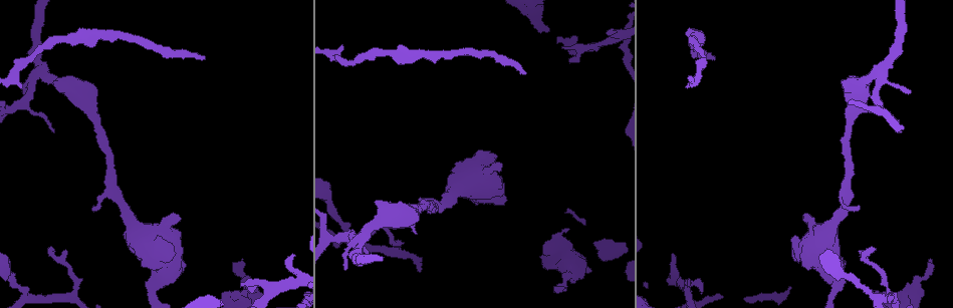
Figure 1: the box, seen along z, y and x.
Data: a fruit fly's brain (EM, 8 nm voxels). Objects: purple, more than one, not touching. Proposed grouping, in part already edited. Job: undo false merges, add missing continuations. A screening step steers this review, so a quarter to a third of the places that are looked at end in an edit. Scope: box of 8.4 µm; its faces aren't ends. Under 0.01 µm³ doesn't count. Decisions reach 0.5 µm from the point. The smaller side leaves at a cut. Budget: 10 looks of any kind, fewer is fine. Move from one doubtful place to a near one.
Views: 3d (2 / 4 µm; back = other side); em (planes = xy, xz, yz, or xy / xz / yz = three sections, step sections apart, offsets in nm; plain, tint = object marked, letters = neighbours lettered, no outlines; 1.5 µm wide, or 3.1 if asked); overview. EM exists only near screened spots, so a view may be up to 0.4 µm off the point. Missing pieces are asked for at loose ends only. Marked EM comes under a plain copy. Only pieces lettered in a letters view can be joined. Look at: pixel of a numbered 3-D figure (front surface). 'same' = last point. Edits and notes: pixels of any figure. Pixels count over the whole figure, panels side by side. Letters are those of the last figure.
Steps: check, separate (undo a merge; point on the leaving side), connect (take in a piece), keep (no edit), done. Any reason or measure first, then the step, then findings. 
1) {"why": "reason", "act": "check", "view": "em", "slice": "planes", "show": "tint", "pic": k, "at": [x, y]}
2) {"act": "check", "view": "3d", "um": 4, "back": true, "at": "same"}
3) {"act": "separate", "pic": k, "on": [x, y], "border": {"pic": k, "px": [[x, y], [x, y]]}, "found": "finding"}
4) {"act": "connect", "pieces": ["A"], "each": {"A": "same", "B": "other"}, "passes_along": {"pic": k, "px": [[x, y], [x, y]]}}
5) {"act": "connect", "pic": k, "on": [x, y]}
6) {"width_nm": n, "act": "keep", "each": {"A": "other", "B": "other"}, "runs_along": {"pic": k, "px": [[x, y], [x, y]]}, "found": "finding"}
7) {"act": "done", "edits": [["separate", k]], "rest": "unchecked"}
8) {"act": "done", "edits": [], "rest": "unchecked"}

{"why": "tapers out", "act": "check", "view": "em", "slice": "planes", "show": "letters", "pic": 1, "at": [376, 232]}

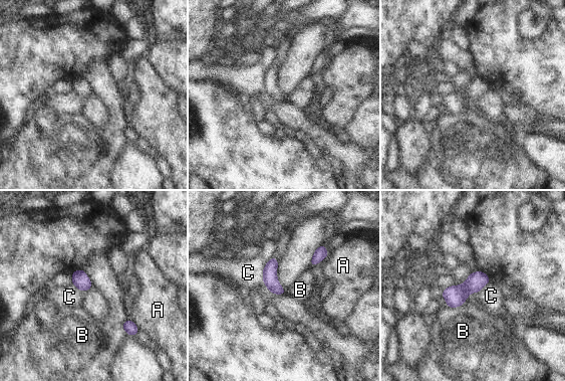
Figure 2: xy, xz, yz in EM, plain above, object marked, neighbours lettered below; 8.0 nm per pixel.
{"longest_contact_nm": ["C", 320], "act": "keep", "each": {"A": "other", "B": "other", "C": "other"}, "border": {"pic": 2, "px": [[271, 256], [263, 283], [282, 295]]}, "found": "none of them fits"}

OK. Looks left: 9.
{"why": "tapers out", "act": "check", "view": "em", "slice": "planes", "show": "letters", "pic": 1, "at": [23, 92]}

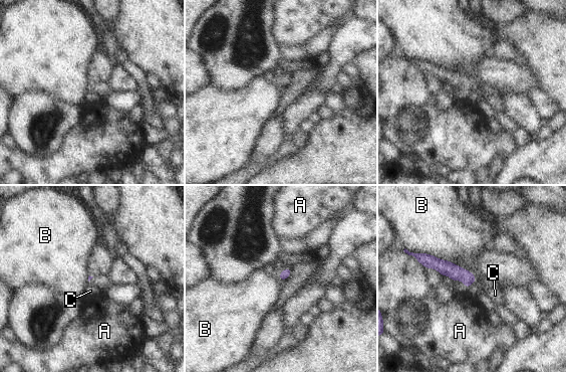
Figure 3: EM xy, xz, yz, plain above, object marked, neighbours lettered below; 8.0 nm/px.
{"act": "keep", "each": {"A": "other", "B": "other", "C": "other"}, "border": {"pic": 3, "px": [[404, 247], [453, 263]]}, "found": "no lettered piece goes on from it"}

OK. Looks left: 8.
{"why": "tapers out", "act": "check", "view": "em", "slice": "yz", "step": 4, "show": "tint", "pic": 1, "at": [701, 288]}

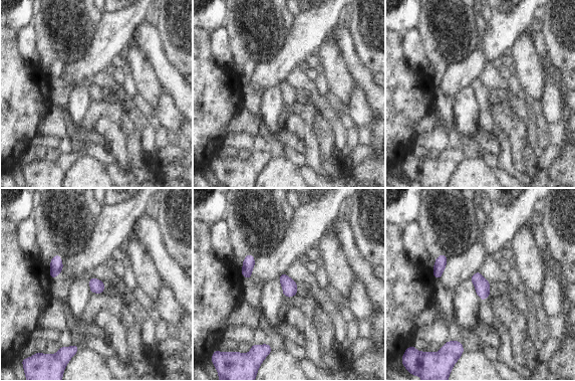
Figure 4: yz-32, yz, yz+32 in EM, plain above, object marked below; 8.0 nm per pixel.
{"why": "another direction", "act": "check", "view": "em", "slice": "planes", "show": "letters", "at": "same"}

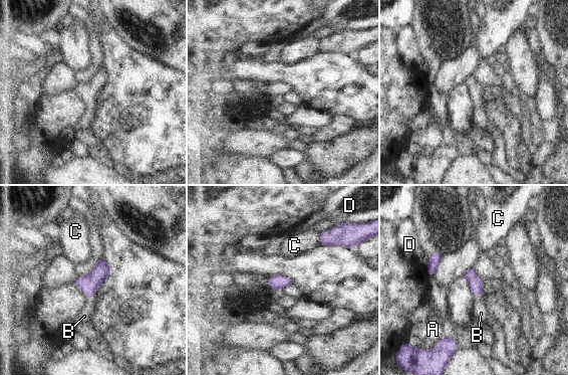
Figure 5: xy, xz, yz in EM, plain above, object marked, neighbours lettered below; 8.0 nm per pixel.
{"longest_contact_nm": ["C", 170], "act": "connect", "pieces": ["B"], "each": {"A": "other", "B": "same", "C": "other", "D": "other"}, "passes_along": {"pic": 5, "px": [[476, 283], [478, 297], [481, 313]]}, "found": "it goes on there"}

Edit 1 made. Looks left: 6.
{"why": "branch stops here", "act": "check", "view": "em", "slice": "yz", "step": 8, "show": "letters", "pic": 1, "at": [247, 296]}

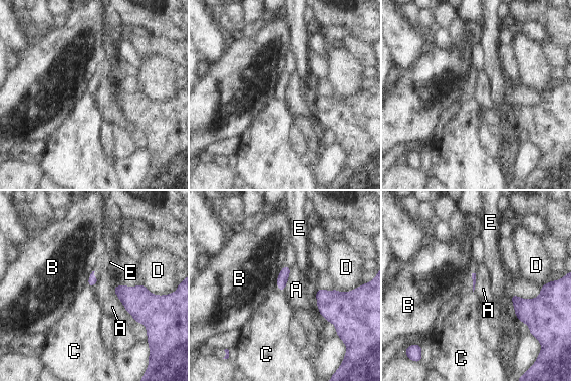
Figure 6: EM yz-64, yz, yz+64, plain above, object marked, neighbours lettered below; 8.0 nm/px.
{"act": "check", "view": "em", "slice": "planes", "show": "letters", "at": "same"}

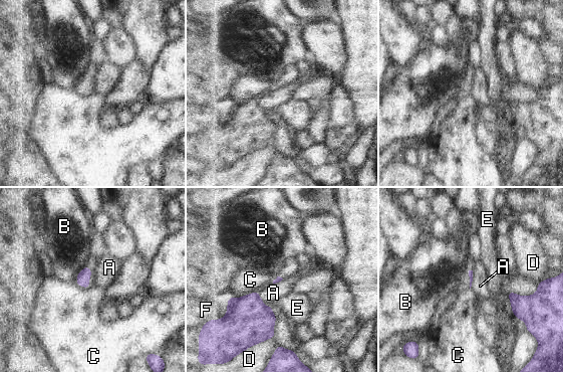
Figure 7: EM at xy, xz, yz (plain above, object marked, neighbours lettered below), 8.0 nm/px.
{"act": "keep", "each": {"A": "other", "B": "other", "C": "other", "D": "other", "E": "other", "F": "other"}, "border": {"pic": 7, "px": [[474, 268], [470, 288]]}, "found": "no lettered piece goes on from it"}

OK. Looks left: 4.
{"act": "done", "edits": [["connect", 5]], "rest": "unchecked"}

